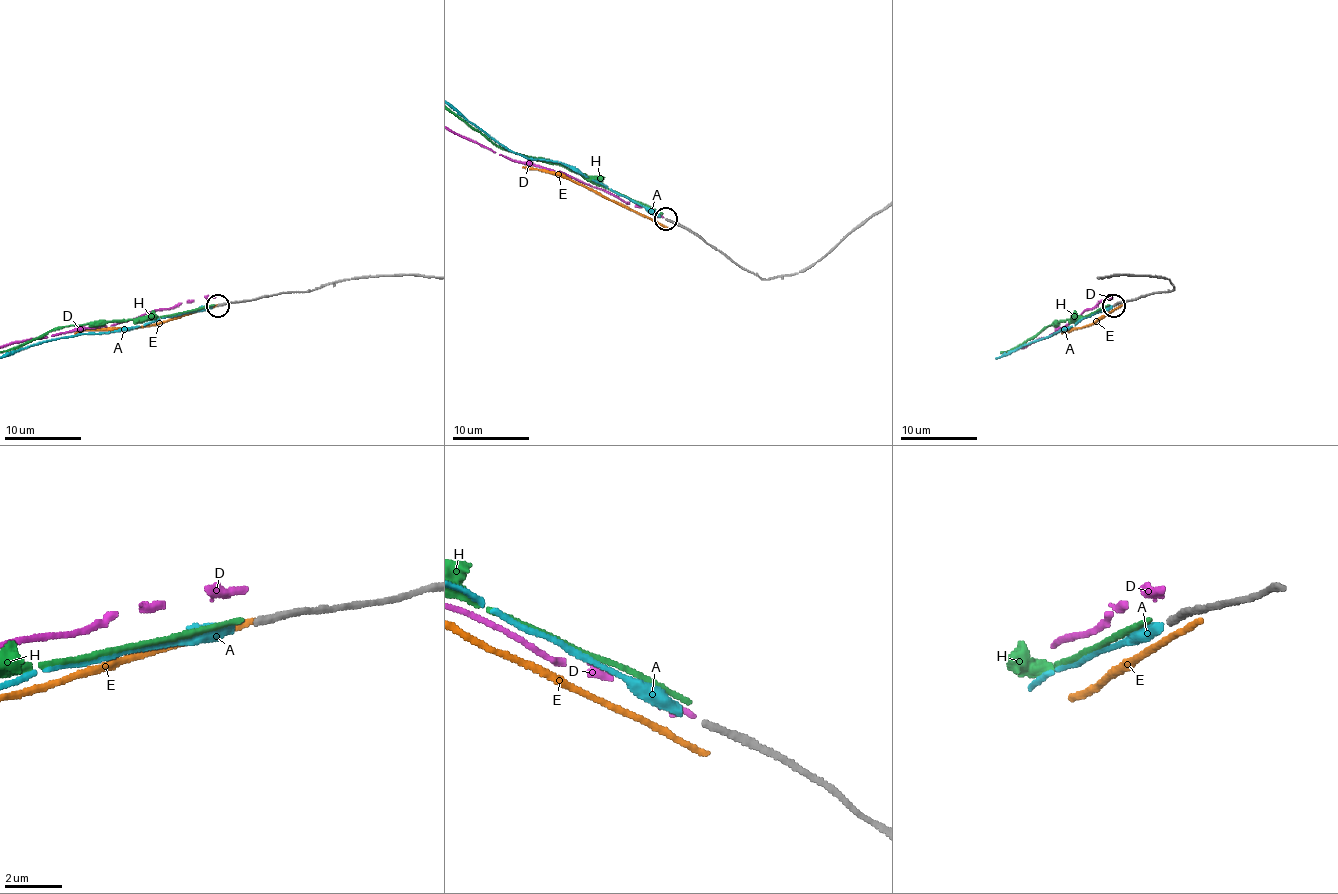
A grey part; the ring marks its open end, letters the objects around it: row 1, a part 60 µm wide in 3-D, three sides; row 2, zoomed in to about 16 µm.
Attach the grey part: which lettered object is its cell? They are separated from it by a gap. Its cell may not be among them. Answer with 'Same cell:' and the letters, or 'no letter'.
Same cell: A

